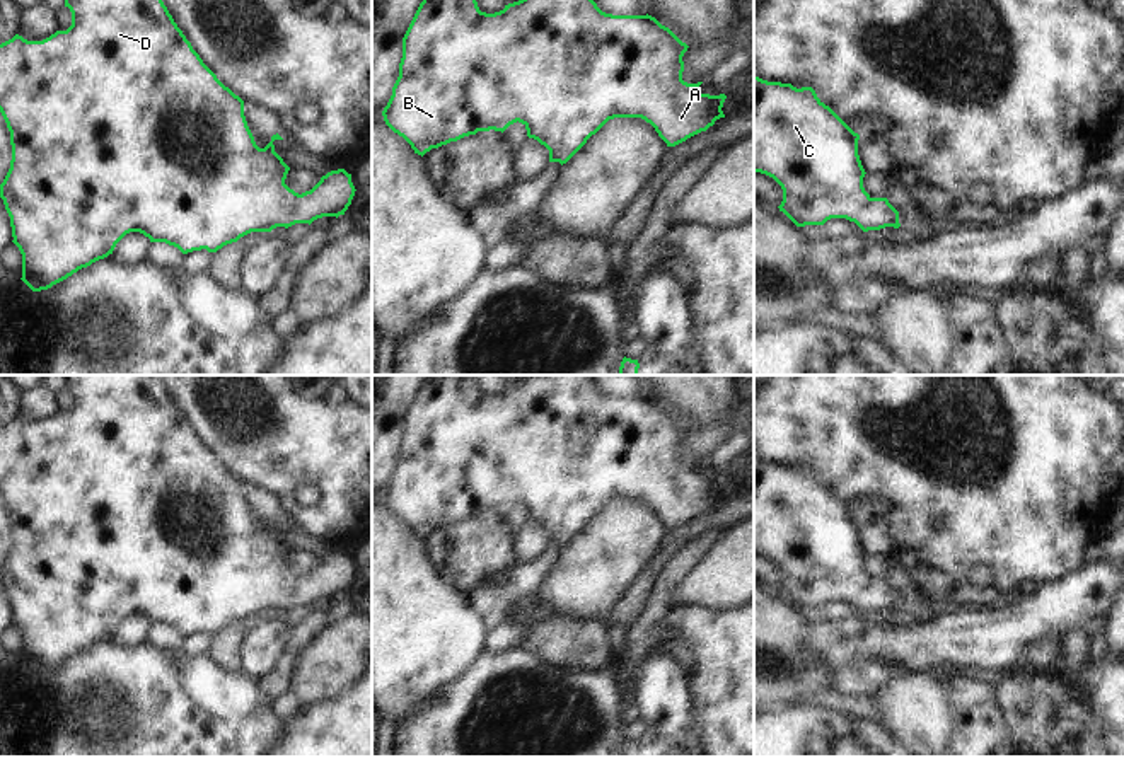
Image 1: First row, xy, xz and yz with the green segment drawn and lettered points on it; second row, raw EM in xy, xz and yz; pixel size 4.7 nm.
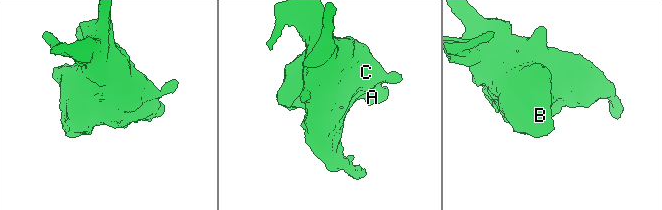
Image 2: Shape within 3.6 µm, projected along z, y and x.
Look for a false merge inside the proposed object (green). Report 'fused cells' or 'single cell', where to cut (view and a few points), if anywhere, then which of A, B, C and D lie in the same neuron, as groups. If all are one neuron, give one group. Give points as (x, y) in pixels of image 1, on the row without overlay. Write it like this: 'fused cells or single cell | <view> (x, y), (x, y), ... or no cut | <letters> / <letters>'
single cell | no cut | A B C D

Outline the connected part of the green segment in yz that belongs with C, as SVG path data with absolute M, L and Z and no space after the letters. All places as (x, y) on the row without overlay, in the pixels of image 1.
M754 457L754 554L773 559L783 571L778 588L797 609L824 607L831 600L855 604L863 614L885 609L899 610L899 593L887 580L872 580L863 569L865 551L858 537L860 517L855 515L812 469L768 464Z

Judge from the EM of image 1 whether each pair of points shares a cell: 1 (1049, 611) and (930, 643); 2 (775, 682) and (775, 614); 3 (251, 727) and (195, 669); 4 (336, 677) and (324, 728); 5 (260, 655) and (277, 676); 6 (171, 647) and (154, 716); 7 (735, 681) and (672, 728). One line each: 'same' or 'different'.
1: same
2: same
3: different
4: different
5: different
6: different
7: different

